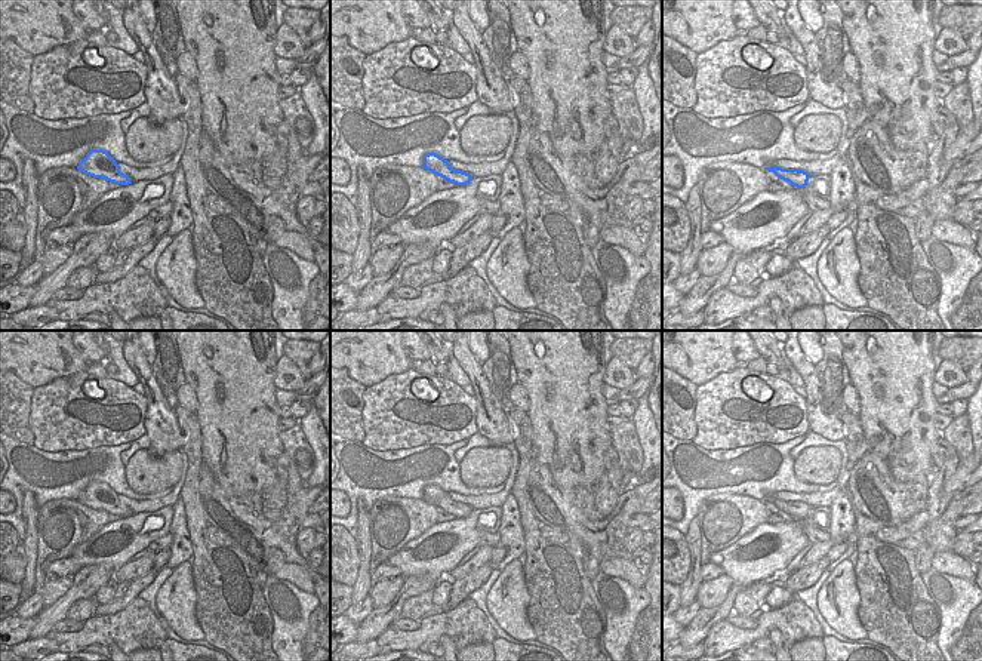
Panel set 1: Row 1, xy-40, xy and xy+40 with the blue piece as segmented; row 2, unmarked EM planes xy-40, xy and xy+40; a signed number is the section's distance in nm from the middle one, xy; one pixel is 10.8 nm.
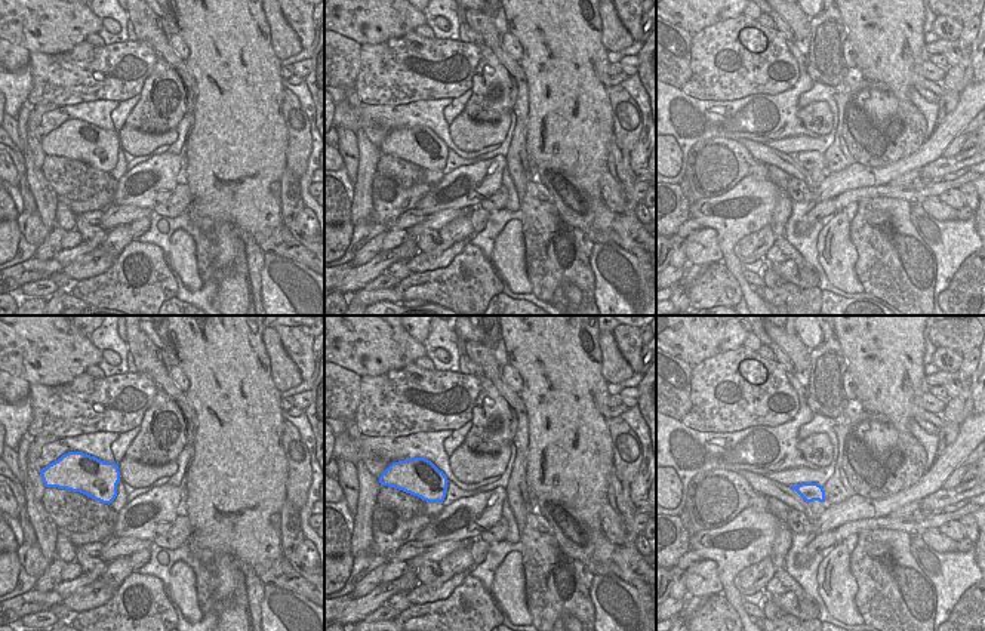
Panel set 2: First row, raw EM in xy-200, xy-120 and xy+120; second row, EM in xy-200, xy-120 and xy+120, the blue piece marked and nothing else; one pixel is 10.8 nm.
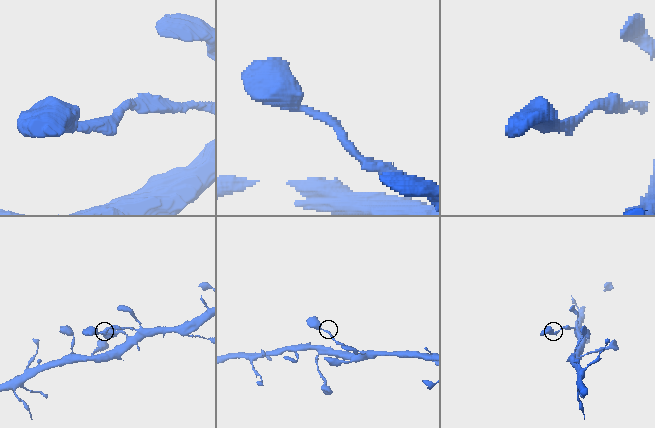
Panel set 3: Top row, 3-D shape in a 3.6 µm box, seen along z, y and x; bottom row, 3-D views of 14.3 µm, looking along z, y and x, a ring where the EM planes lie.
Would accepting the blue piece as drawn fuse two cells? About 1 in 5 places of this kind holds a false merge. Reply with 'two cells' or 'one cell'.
one cell

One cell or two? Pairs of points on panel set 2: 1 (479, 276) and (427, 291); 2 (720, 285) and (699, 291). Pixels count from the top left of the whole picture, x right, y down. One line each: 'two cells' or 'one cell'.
1: one cell
2: one cell

